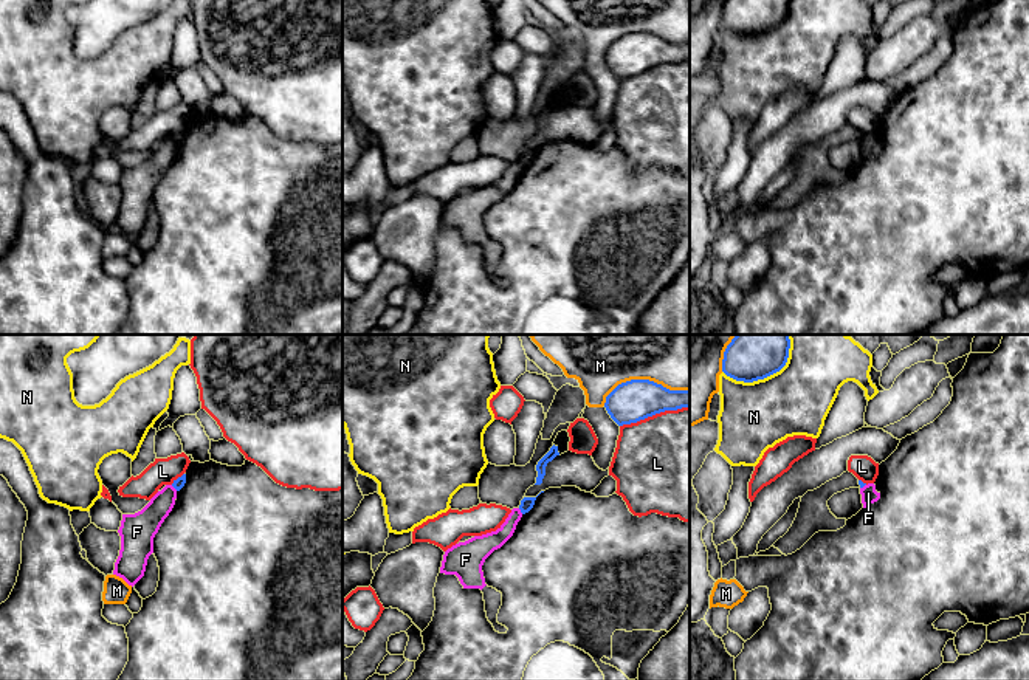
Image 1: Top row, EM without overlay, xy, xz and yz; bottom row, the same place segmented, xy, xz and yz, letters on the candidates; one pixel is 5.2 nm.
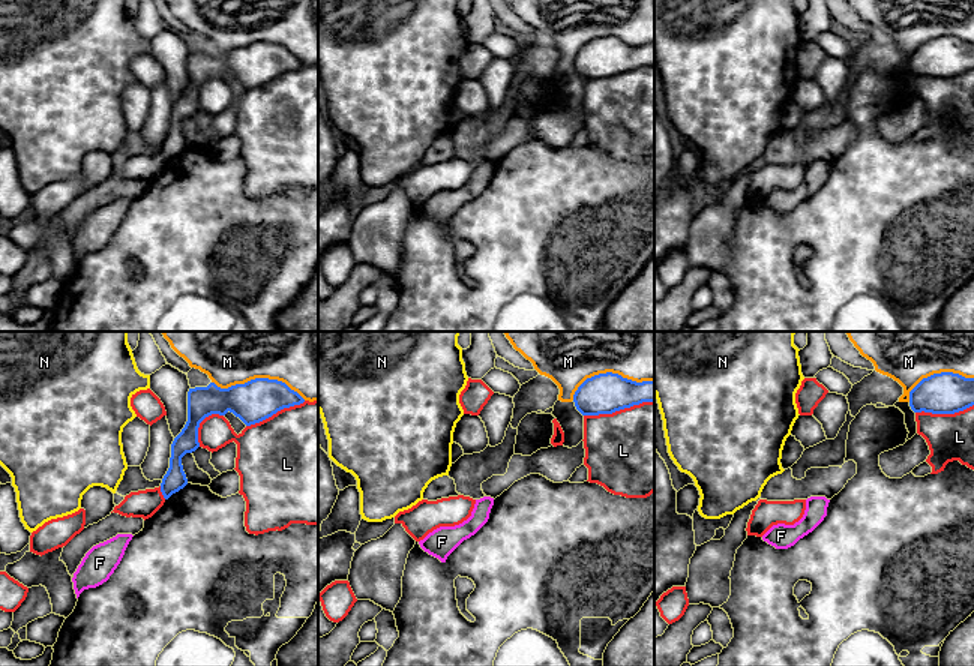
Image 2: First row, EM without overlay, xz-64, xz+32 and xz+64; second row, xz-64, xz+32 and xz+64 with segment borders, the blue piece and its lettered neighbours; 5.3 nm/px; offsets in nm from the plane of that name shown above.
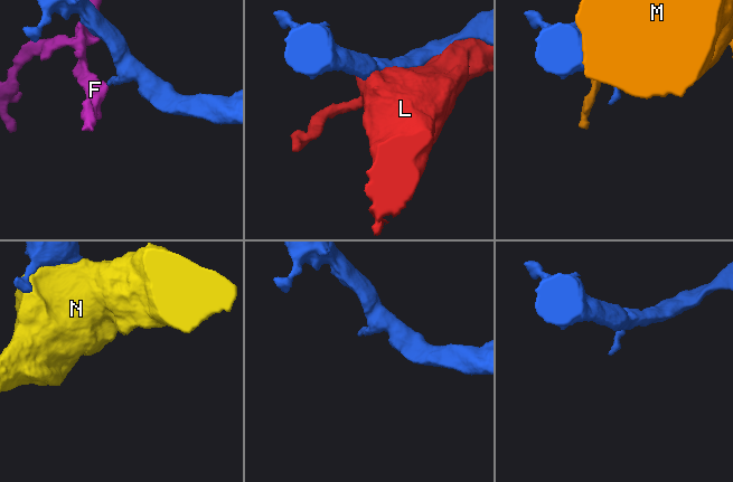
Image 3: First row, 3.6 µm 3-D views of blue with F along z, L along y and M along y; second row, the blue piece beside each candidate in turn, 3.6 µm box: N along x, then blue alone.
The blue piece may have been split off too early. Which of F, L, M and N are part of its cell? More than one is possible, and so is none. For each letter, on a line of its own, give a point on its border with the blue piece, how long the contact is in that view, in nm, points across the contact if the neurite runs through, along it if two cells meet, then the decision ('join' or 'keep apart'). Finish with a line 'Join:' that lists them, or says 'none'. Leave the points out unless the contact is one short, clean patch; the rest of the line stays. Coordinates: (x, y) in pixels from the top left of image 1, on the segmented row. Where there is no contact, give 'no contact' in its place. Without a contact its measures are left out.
F: meets blue in xy at (174, 487); contact 50 nm long; border along xy (171, 485), (177, 490); keep apart
L: meets blue in xz at (654, 414); contact 380 nm long; keep apart
M: meets blue in xz at (643, 380); contact 460 nm long; keep apart
N: meets blue in yz at (767, 375); contact 400 nm long; keep apart
Join: none

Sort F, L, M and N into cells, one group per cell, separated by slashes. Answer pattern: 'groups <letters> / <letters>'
groups F / L / M / N

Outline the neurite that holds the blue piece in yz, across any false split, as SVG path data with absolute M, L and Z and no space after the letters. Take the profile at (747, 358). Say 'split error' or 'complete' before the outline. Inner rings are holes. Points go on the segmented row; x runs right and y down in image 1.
complete | M736 335L727 345L722 372L744 383L779 372L789 358L789 335Z

